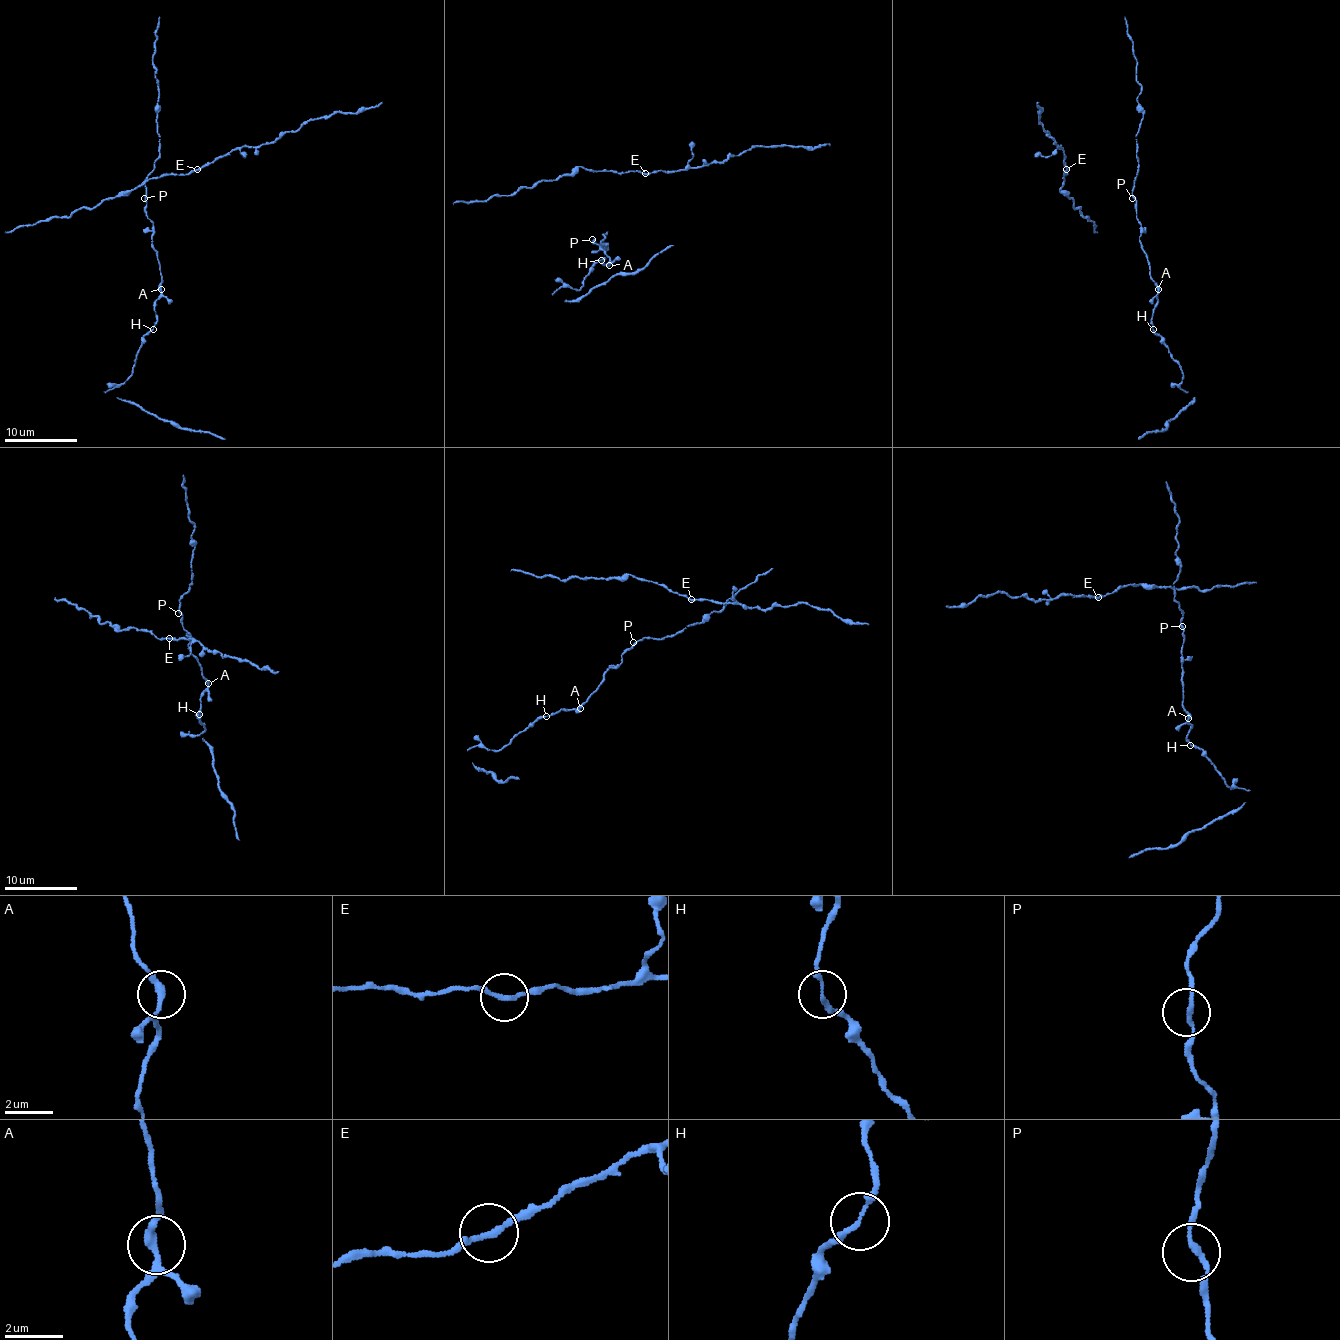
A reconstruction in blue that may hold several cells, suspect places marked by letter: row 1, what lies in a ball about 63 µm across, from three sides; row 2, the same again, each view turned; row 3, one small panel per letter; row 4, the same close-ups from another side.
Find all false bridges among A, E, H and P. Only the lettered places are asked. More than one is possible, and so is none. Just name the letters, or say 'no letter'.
no letter

